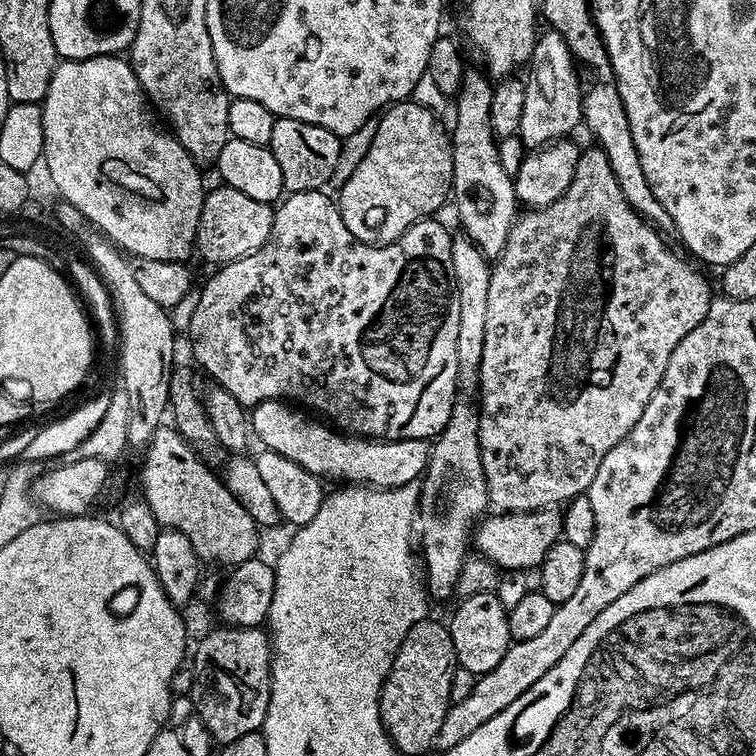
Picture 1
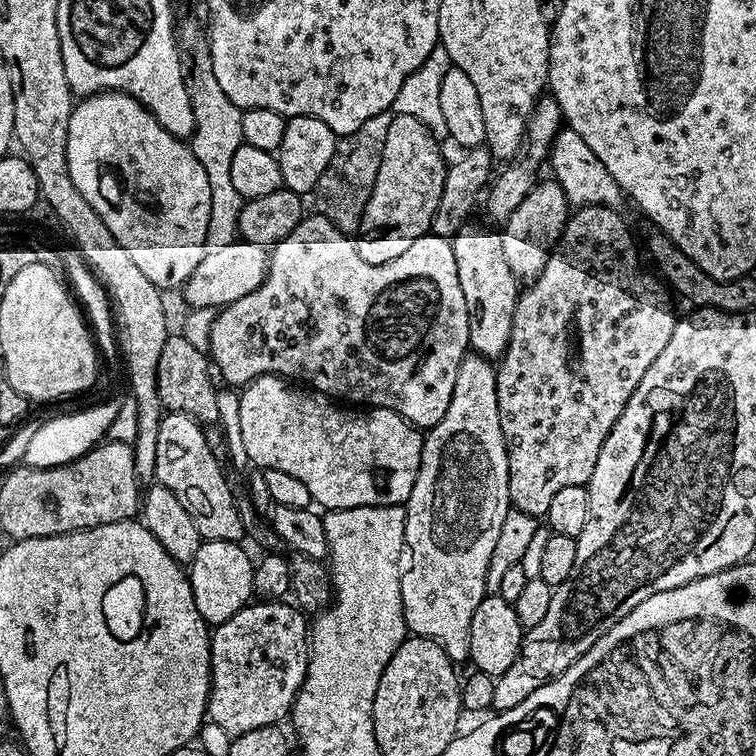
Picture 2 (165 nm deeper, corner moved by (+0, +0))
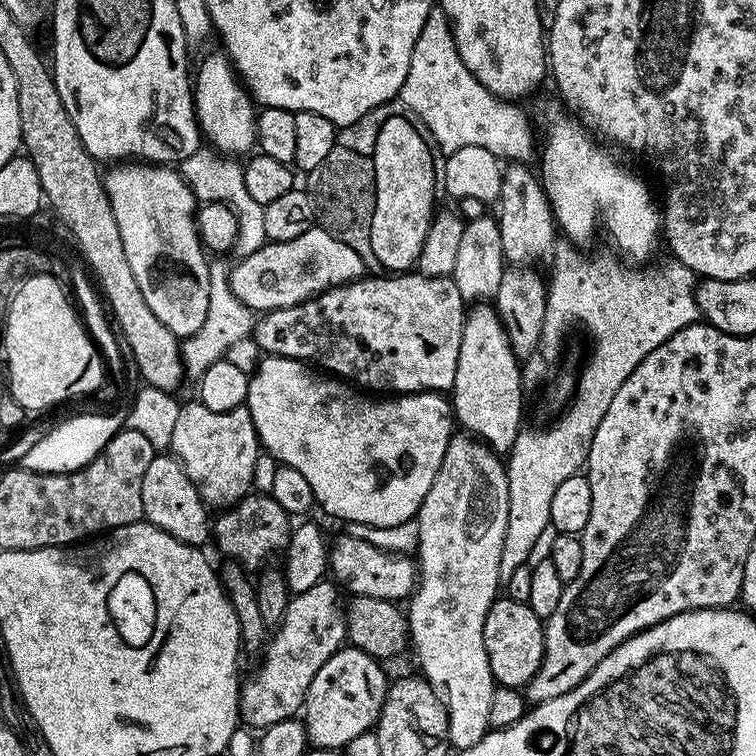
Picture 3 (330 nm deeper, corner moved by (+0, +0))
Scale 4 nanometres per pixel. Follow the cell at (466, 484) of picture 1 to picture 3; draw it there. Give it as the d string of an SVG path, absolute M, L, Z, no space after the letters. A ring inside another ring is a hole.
M471 434L453 435L452 441L446 446L446 458L442 458L442 466L434 478L434 486L426 493L419 512L416 513L416 525L418 526L418 583L416 591L412 593L406 604L408 618L408 632L411 643L416 644L416 660L420 663L419 671L428 685L440 695L440 701L448 711L448 743L453 749L459 750L474 746L490 731L490 702L494 698L494 690L498 687L496 679L492 677L490 670L490 658L486 654L486 642L484 641L484 627L486 626L486 614L490 606L498 599L498 590L501 591L500 575L498 574L498 562L502 562L502 542L506 538L506 518L510 514L510 490L508 489L508 470L505 461L482 440L476 439Z

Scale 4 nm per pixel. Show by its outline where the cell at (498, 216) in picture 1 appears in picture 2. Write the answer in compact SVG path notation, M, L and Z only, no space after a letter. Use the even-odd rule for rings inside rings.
M469 222L451 237L451 242L454 262L458 266L458 286L462 286L462 298L466 298L471 351L489 358L499 358L504 355L504 348L510 338L518 295L518 281L510 270L510 262L506 262L506 250L502 246L500 232L487 232L475 222Z

